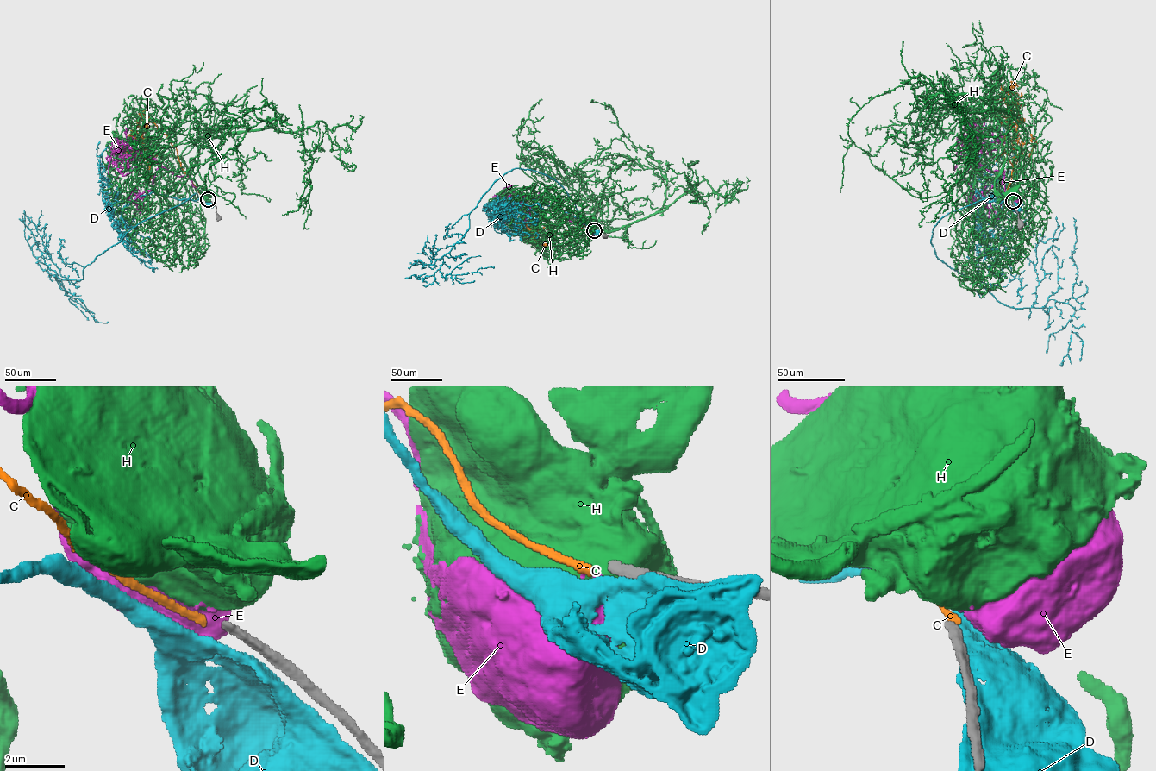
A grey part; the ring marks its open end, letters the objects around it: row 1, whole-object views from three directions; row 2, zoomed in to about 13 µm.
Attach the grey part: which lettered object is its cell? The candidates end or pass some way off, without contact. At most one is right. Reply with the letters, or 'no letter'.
no letter

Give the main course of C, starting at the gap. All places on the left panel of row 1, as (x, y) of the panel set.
C: (207, 199), (181, 167), (166, 135), (147, 121), (140, 128), (140, 153), (145, 159), (153, 155), (161, 168)

